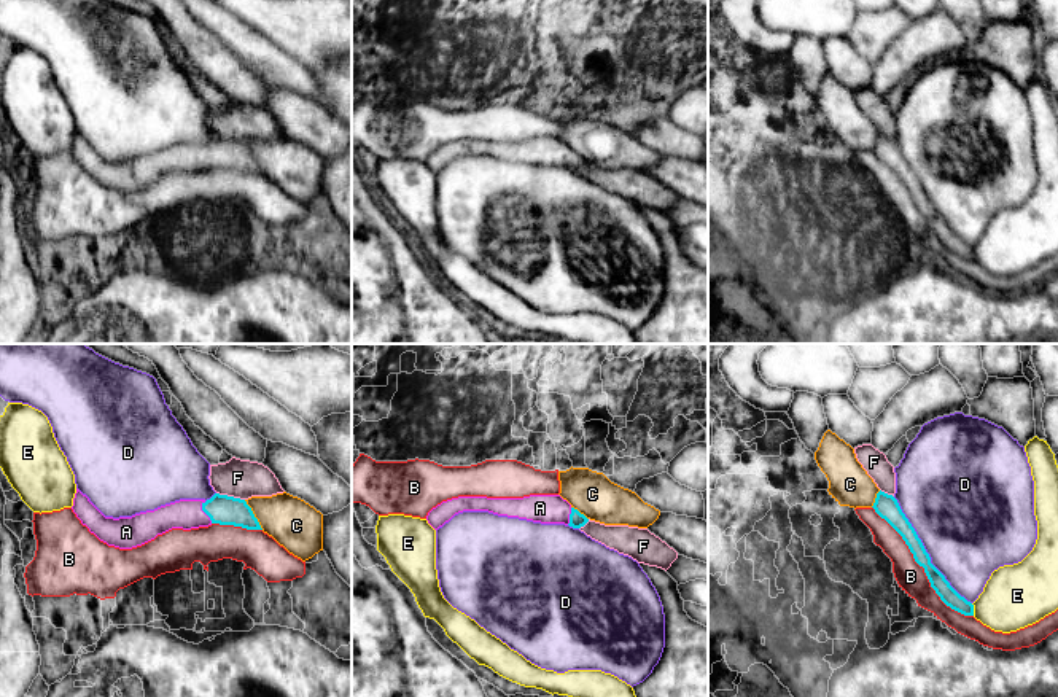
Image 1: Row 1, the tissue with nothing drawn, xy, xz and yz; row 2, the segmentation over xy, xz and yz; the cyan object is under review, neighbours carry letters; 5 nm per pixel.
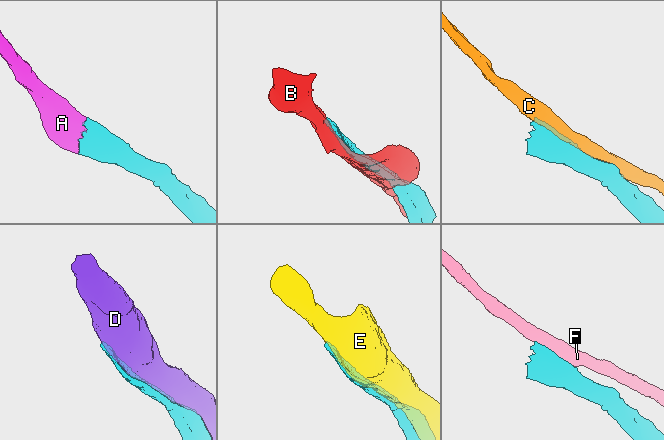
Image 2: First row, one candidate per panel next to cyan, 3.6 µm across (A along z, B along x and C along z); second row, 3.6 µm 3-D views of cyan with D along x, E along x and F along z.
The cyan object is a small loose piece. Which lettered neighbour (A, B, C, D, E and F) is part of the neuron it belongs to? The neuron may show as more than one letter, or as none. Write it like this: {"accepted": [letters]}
{"accepted": ["A"]}

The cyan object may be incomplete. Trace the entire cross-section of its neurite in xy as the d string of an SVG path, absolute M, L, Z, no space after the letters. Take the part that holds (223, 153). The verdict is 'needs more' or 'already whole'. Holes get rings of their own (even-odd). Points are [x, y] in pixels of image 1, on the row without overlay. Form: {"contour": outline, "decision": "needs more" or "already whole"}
{"contour": "M78 132L73 156L100 185L119 193L142 189L172 172L199 172L212 167L263 173L245 143L215 137L210 143L180 143L132 161L105 161Z", "decision": "needs more"}

